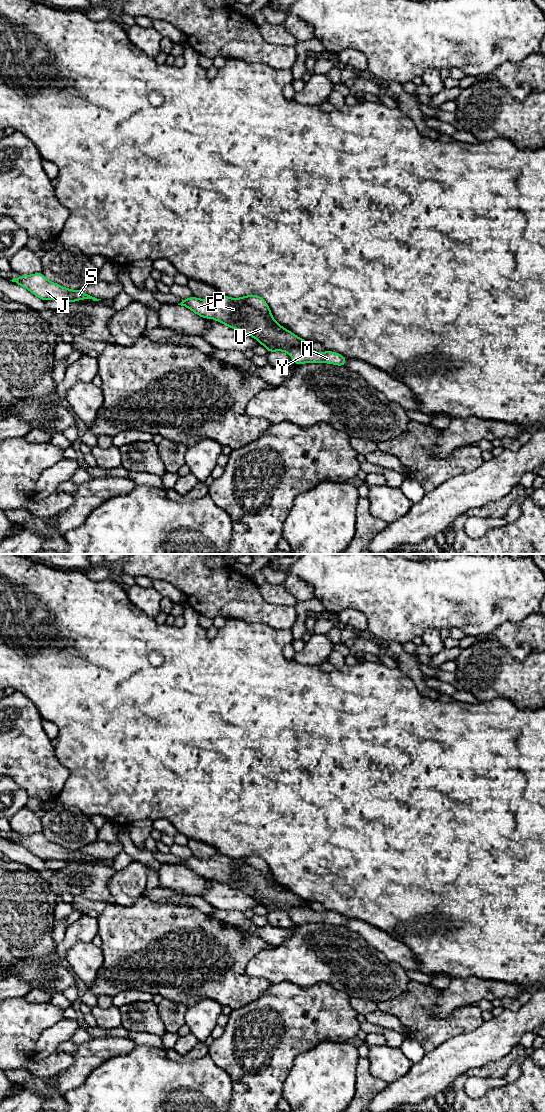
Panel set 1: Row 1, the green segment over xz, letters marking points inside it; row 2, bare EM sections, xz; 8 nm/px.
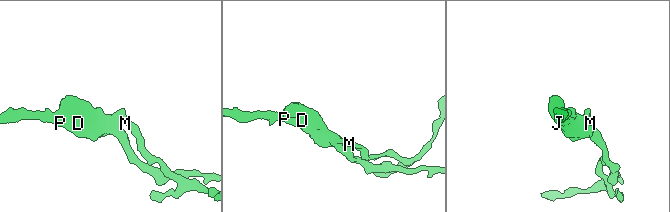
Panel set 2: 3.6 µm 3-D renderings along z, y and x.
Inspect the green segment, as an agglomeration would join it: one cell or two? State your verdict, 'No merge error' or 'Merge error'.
Merge error

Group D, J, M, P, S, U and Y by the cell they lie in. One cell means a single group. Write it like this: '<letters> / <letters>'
D J P S U / M Y

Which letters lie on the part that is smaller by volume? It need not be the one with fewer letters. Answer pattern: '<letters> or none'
D, J, P, S, U

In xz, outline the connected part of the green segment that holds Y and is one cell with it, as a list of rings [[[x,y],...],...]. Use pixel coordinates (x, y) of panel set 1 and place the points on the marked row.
[[[298,346],[292,349],[289,353],[292,361],[301,365],[308,362],[323,362],[338,366],[345,366],[346,358],[339,353],[326,350],[323,353],[318,353],[312,350],[309,346]]]

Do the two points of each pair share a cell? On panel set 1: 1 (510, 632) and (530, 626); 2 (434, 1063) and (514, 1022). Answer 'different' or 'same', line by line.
1: same
2: same

